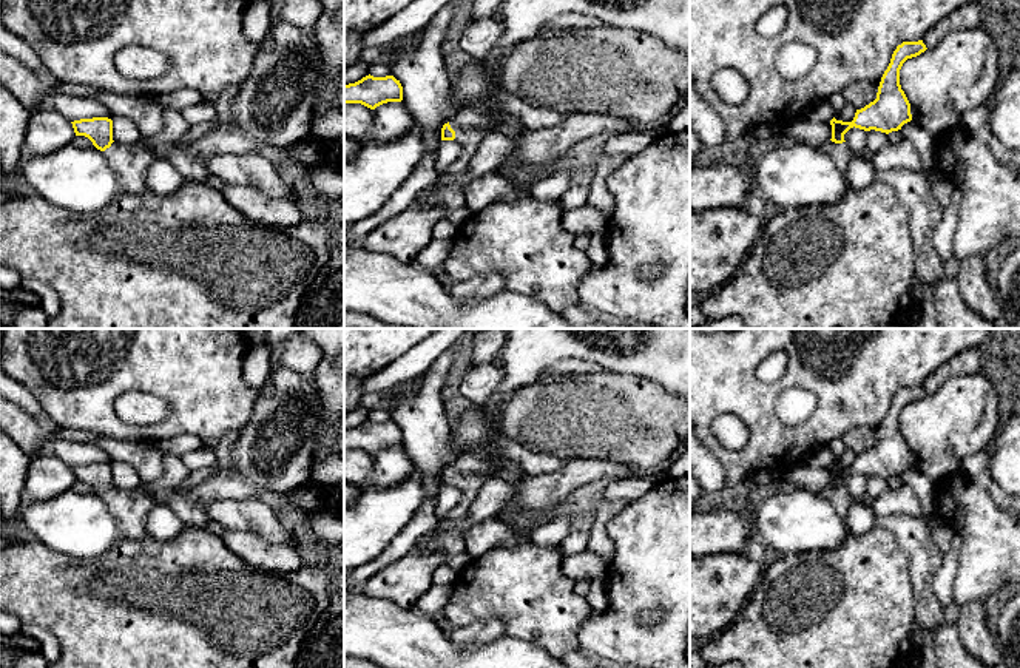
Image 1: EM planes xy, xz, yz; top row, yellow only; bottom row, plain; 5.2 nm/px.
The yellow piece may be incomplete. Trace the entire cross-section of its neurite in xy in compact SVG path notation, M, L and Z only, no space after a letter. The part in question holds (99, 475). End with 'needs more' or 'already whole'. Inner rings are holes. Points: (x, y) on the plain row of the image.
M108 463L80 464L71 469L76 481L88 483L105 500L127 538L147 537L147 517L160 498L150 497L139 488L114 488L113 466Z; needs more

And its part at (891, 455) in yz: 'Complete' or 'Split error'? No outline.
Split error

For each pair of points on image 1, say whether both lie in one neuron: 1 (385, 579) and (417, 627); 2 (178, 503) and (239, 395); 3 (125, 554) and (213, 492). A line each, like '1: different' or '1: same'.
1: different
2: different
3: different

